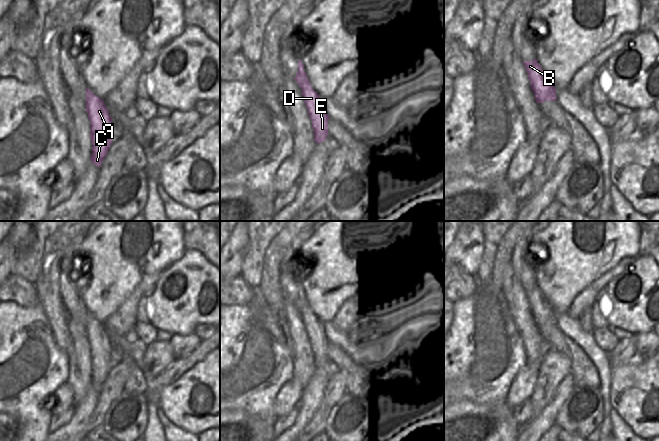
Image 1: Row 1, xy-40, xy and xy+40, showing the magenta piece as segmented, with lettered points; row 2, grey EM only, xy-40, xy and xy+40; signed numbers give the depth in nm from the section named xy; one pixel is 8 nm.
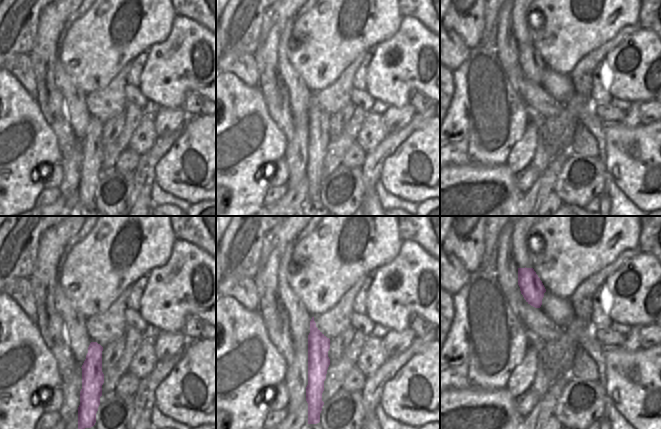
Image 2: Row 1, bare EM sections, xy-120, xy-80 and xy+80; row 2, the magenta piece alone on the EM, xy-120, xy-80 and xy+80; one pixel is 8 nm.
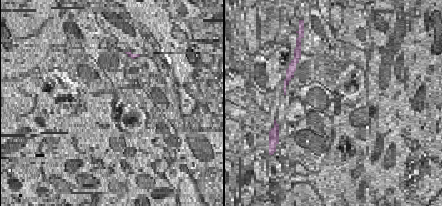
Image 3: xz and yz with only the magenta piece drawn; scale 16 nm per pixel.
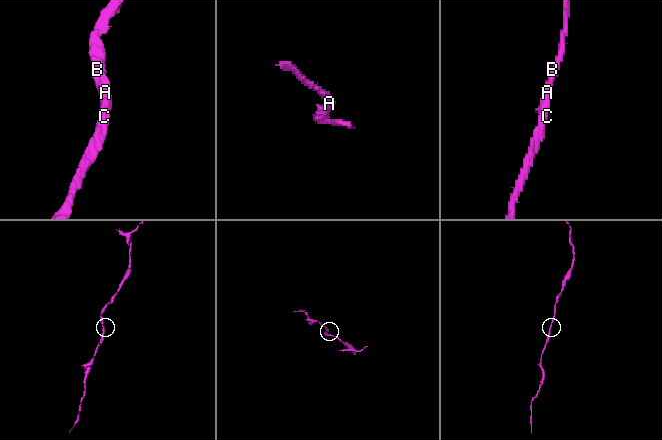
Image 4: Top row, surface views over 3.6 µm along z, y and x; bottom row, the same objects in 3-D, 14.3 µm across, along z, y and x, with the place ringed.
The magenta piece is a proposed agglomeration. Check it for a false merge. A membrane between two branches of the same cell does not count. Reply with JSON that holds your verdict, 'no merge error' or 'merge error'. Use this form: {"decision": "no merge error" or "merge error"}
{"decision": "no merge error"}

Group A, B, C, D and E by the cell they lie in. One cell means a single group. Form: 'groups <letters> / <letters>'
groups A B C D E

